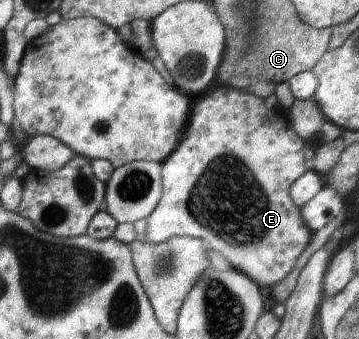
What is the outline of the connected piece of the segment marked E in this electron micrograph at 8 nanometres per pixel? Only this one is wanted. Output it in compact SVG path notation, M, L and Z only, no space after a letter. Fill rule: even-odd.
M222 85L215 86L217 90L209 96L205 96L201 102L197 102L196 108L193 108L193 113L190 113L187 128L181 136L180 144L176 151L166 159L162 166L162 196L157 204L157 207L147 218L147 230L142 237L147 243L157 245L165 243L167 240L173 239L175 236L187 236L192 238L203 238L211 244L213 250L219 250L237 270L245 272L247 276L253 276L253 280L257 280L257 284L261 286L273 286L279 280L283 280L289 274L289 270L295 266L297 256L305 250L305 246L311 240L311 234L307 230L307 225L299 214L299 208L295 206L295 202L291 202L289 198L289 186L296 183L301 176L305 175L305 144L299 136L293 132L293 128L285 122L283 114L279 114L279 108L267 110L265 100L259 98L257 104L257 96L252 93L241 92L239 89Z

